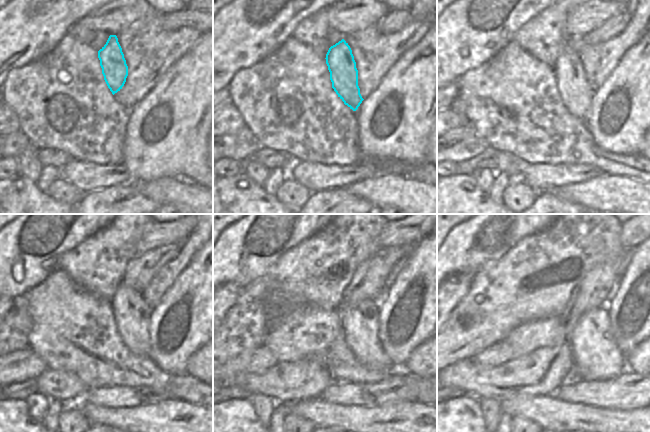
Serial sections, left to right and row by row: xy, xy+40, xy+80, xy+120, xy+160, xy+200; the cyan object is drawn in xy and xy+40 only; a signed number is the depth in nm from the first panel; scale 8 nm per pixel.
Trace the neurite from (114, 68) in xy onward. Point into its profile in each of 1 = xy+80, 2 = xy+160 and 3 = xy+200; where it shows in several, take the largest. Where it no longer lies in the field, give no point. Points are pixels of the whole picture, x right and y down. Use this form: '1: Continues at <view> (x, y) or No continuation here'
1: Continues at xy+80 (576, 92)
2: Continues at xy+160 (359, 323)
3: Continues at xy+200 (597, 357).

